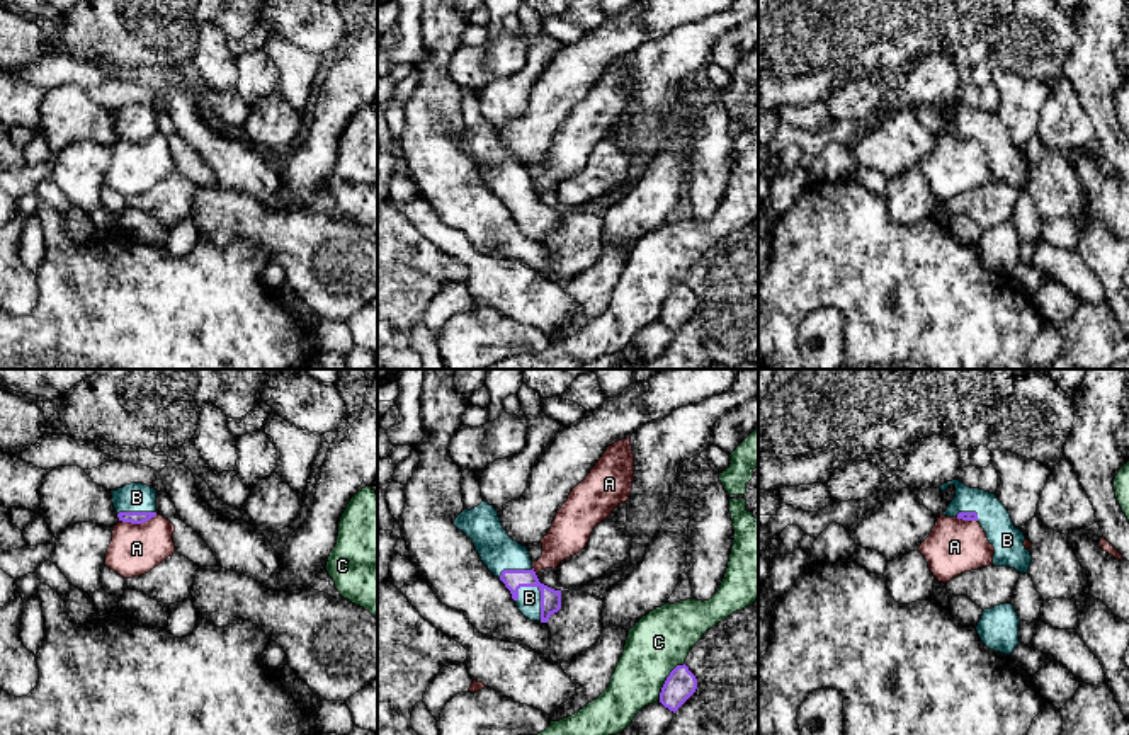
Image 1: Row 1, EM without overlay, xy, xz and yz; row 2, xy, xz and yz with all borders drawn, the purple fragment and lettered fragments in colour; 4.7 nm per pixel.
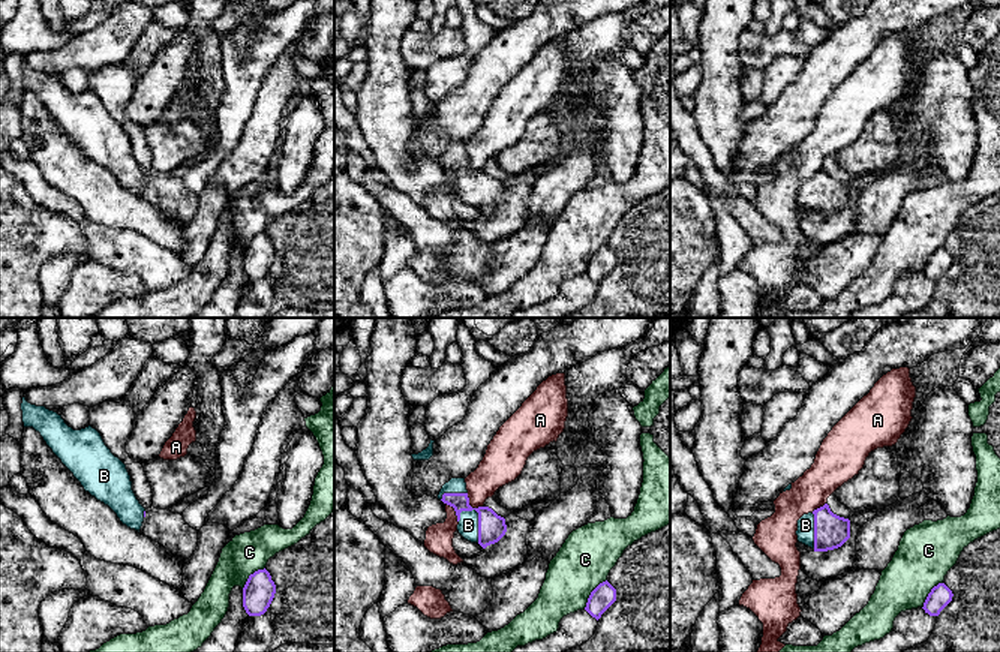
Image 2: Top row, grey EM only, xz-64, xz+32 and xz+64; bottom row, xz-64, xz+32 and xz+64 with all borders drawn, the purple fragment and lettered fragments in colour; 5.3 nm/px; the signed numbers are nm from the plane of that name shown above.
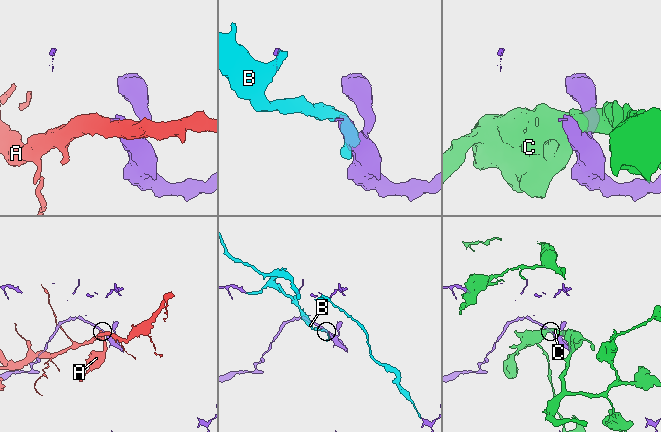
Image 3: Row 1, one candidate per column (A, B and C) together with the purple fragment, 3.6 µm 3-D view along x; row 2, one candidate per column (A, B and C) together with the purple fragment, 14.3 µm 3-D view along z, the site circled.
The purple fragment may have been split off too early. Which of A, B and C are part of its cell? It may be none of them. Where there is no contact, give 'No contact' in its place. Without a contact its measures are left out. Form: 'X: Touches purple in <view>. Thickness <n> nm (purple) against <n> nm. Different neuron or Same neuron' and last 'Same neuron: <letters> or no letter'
A: Touches purple in xy. Thickness 60 nm (purple) against 240 nm. Different neuron
B: Touches purple in xz. Thickness 100 nm (purple) against 110 nm. Same neuron
C: Touches purple in xz. Thickness 150 nm (purple) against 280 nm. Different neuron
Same neuron: B

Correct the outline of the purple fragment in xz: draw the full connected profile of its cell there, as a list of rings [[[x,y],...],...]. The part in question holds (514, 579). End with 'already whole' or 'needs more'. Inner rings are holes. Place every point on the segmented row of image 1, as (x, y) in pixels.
[[[483,500],[471,510],[464,509],[454,519],[454,526],[473,541],[481,561],[505,584],[515,606],[527,619],[547,623],[561,609],[561,590],[554,590],[539,582],[527,546],[519,544],[507,534],[493,505]]] | needs more

